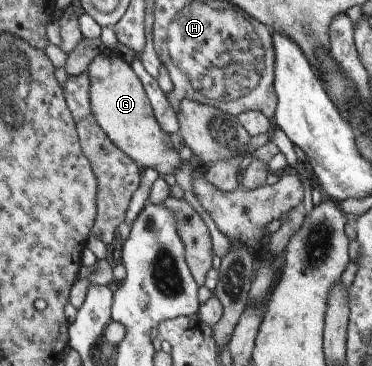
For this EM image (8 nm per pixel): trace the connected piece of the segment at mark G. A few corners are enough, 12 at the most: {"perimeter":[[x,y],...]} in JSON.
{"perimeter":[[104,48],[86,71],[91,112],[143,170],[183,158],[130,64]]}

